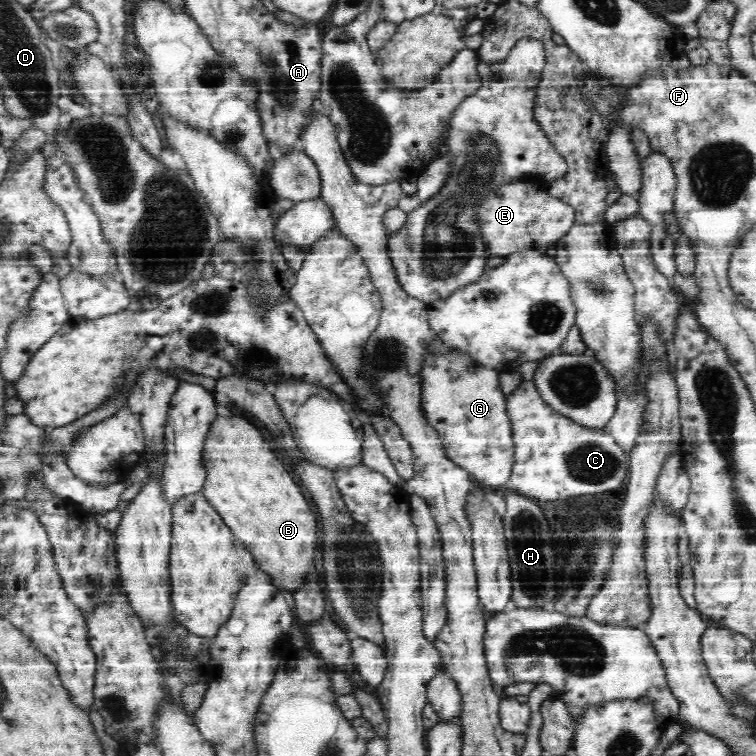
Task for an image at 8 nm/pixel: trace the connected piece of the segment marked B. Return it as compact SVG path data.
M219 417L211 426L205 450L208 474L203 493L236 538L252 546L257 568L271 574L281 590L295 595L316 564L319 516L294 482L286 465L274 458L262 432L242 417Z

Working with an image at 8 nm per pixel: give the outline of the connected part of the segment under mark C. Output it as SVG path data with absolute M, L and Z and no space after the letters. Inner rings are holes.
M524 381L507 396L512 423L515 463L505 486L536 500L558 500L584 494L620 493L629 481L631 457L605 428L588 428L556 412L543 398L534 381Z

